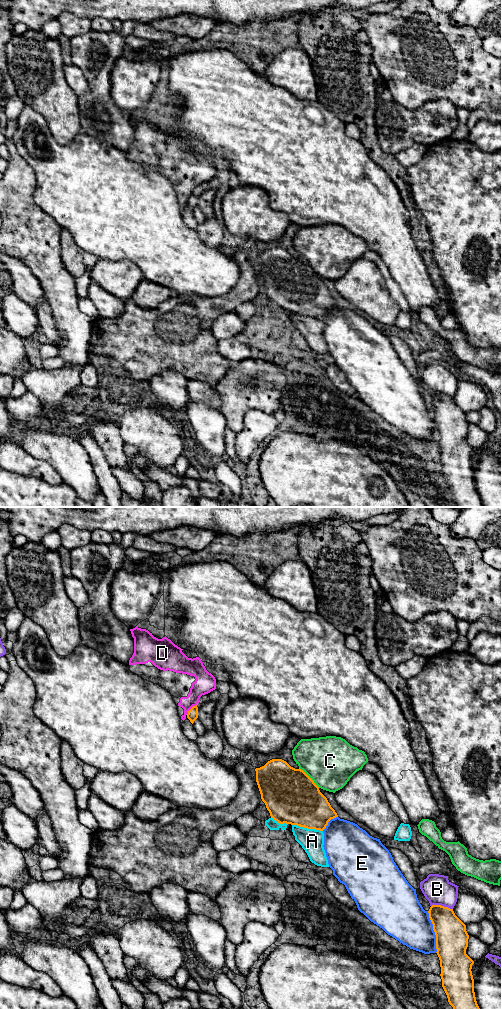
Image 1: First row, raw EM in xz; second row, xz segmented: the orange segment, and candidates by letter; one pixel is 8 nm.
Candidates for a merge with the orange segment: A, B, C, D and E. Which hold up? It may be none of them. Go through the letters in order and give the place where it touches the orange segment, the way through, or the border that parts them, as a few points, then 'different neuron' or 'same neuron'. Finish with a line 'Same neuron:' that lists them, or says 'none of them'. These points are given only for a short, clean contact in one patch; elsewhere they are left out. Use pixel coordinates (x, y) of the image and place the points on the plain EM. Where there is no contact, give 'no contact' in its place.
A: xz (307, 316) | different neuron
B: xz (442, 394) | different neuron
C: xz (309, 265) | different neuron
D: xz (190, 197) | along xz (196, 192), (186, 202) | different neuron
E: xz (434, 419) | different neuron
Same neuron: none of them

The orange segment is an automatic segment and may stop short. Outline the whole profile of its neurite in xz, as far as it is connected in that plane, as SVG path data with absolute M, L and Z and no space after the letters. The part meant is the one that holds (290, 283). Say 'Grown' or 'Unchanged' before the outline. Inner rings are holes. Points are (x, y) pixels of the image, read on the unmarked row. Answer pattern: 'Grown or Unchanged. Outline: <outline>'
Unchanged. Outline: M272 247L255 259L261 287L278 311L323 319L331 307L338 305L319 275L300 256L295 257L282 247Z

